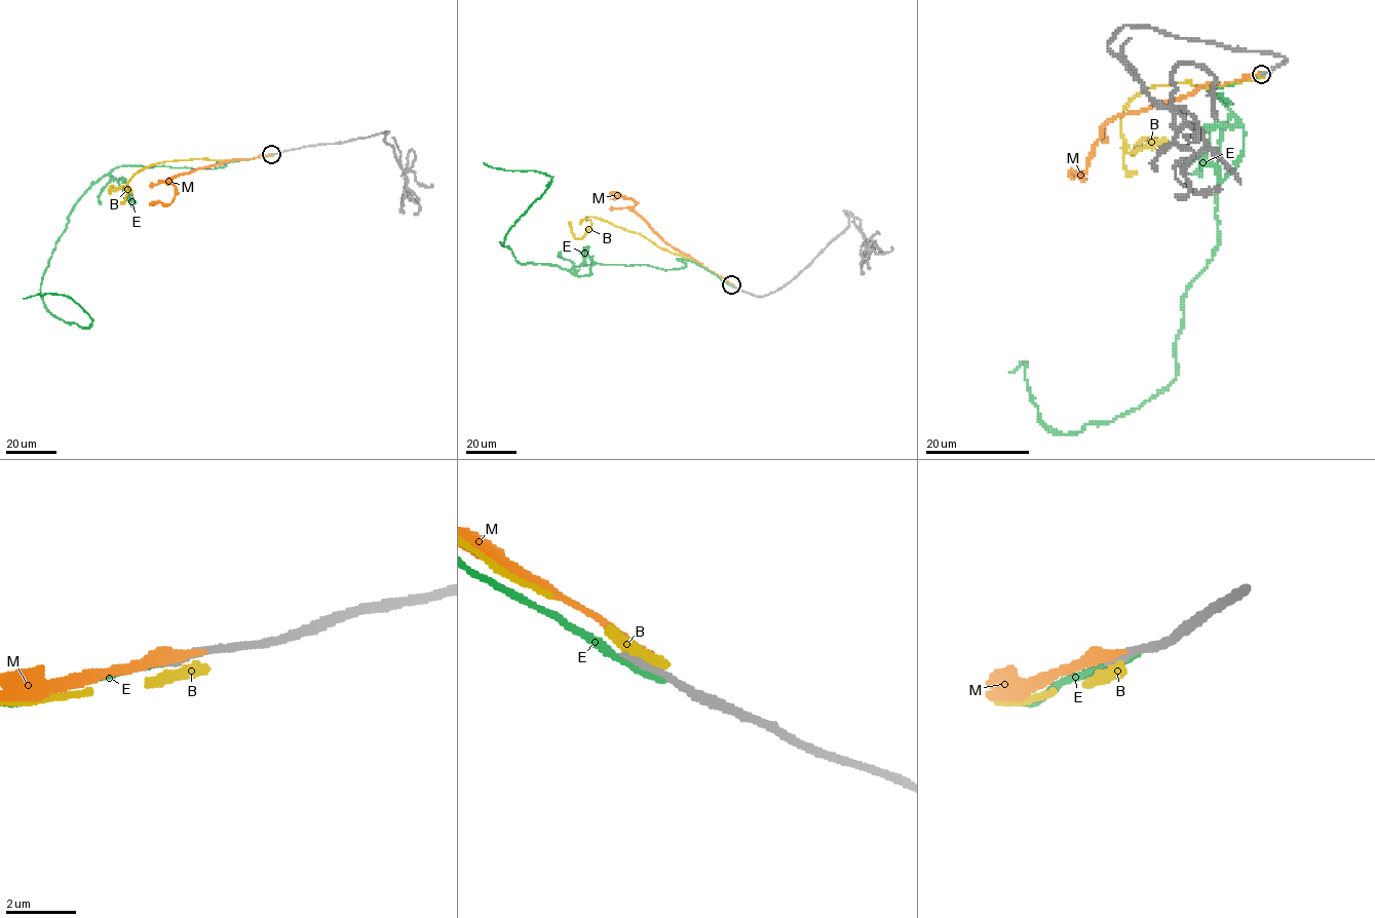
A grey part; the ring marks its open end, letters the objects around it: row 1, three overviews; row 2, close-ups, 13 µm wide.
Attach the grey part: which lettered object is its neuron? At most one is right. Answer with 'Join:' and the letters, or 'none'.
Join: none

